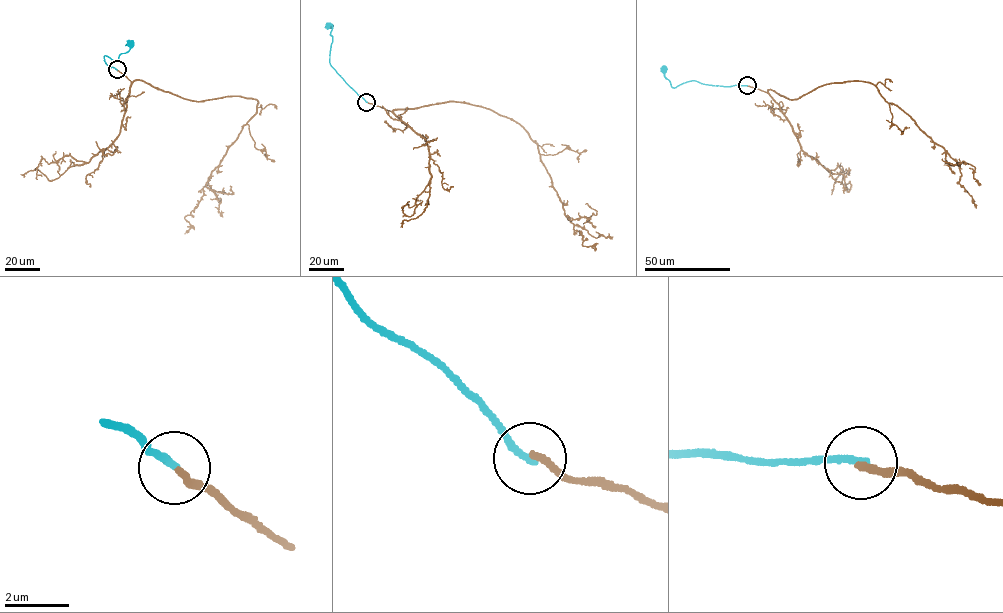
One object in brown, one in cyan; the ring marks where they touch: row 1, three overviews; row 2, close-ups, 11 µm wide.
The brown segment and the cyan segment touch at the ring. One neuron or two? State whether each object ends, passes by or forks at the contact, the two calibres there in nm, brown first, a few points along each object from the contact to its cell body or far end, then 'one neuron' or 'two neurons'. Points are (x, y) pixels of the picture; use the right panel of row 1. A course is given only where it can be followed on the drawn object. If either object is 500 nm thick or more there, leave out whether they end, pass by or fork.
brown ends | cyan ends | 200/240 nm | brown via (747, 85), (792, 99), (827, 84), (872, 83), (955, 160), (959, 183), (976, 208) | cyan via (747, 85), (723, 86), (694, 80), (672, 87), (663, 68) | two neurons

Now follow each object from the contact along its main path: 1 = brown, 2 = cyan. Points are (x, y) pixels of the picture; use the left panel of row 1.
1: (116, 70), (131, 82), (144, 81), (191, 100), (235, 96), (258, 102), (185, 217), (191, 227), (185, 233)
2: (116, 70), (108, 66), (104, 55), (116, 61), (120, 54), (129, 50), (130, 42)

